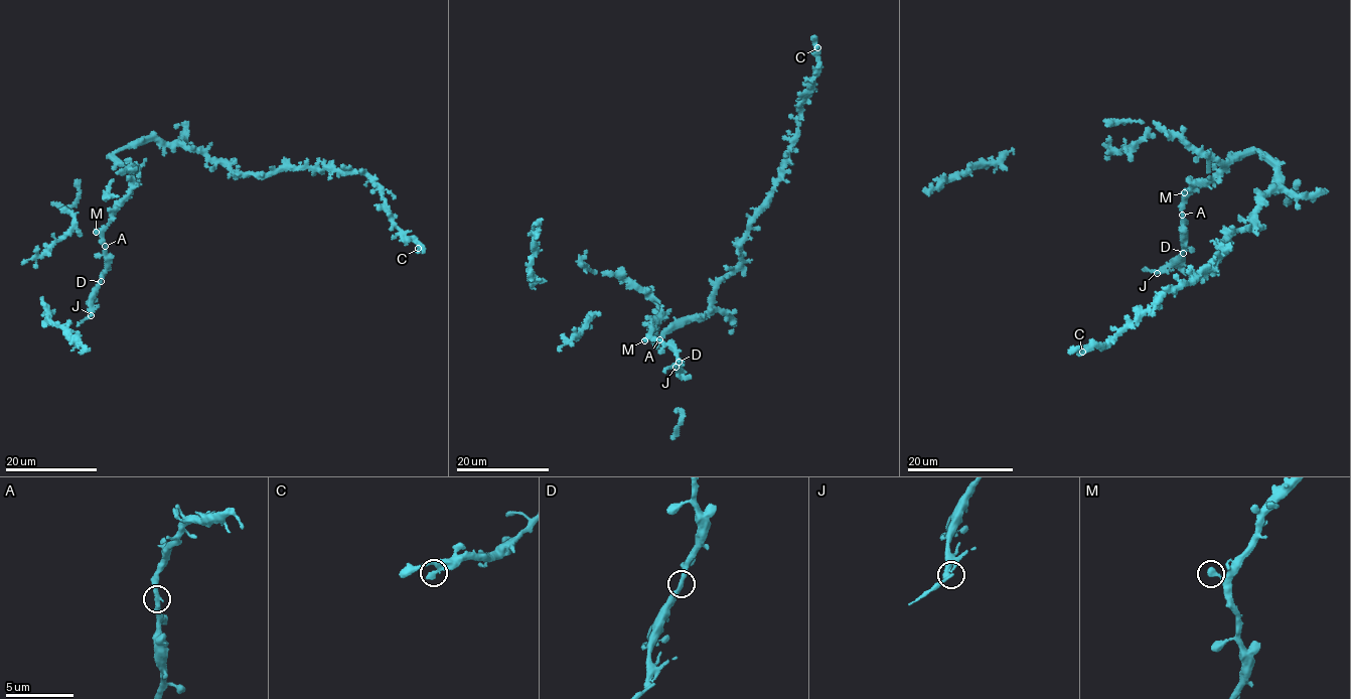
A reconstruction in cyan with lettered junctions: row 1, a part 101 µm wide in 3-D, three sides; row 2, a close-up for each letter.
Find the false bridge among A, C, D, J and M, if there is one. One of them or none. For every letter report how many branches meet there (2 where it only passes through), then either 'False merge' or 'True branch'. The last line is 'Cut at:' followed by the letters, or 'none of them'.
A: Branches: 2. True branch
C: Branches: 2. True branch
D: Branches: 2. True branch
J: Branches: 2. False merge
M: Branches: 1. True branch
Cut at: J

